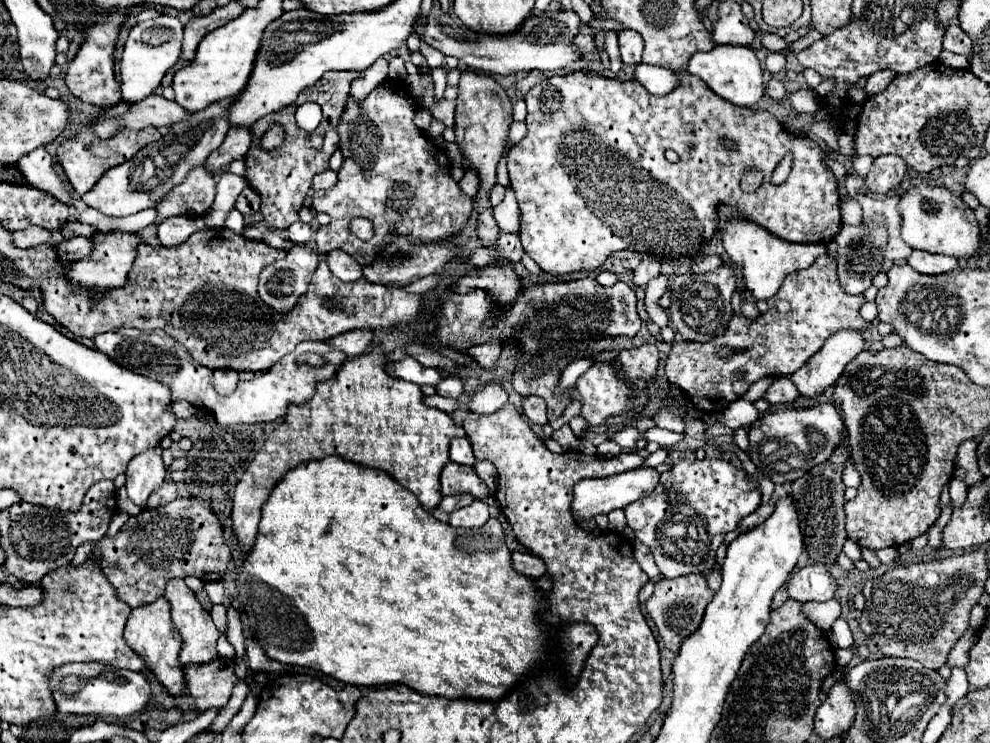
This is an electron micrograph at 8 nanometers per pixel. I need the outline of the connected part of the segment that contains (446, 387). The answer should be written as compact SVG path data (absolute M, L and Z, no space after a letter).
M452 376L452 378L446 378L446 380L438 382L436 384L436 394L458 398L462 394L462 382L460 382L460 378L458 376Z

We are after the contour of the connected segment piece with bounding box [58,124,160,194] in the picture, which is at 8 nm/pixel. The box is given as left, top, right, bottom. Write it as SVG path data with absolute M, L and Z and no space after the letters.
M84 124L80 134L76 134L74 138L70 138L64 144L58 146L58 162L64 166L64 172L66 172L68 180L70 180L70 184L74 186L74 190L78 194L86 194L88 190L92 190L92 186L98 182L98 178L106 170L130 160L140 148L144 148L146 144L158 142L158 140L160 140L160 132L156 128L152 128L152 126L144 128L144 130L138 130L138 132L132 132L132 130L124 128L124 130L118 132L118 136L114 136L110 140L100 140L90 130L90 126Z

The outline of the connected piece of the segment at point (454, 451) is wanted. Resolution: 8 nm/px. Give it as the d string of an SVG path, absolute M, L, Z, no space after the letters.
M454 438L450 444L450 460L456 464L466 464L466 466L474 466L476 458L470 446L468 438Z

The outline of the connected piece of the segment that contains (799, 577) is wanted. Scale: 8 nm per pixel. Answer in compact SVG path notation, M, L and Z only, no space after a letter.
M810 564L792 574L788 592L790 592L790 598L798 602L810 602L810 600L826 602L834 598L836 580L828 572L828 566Z

